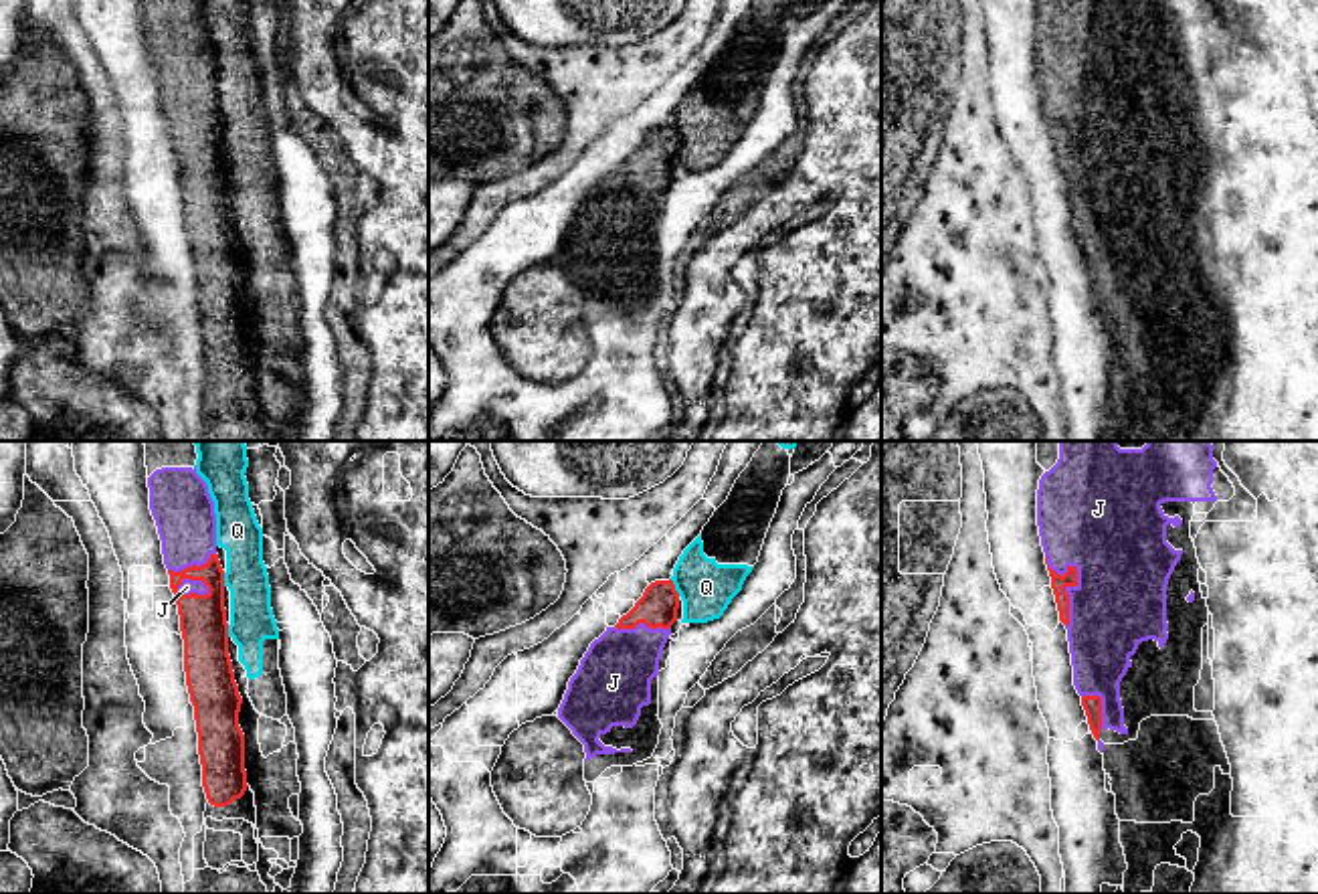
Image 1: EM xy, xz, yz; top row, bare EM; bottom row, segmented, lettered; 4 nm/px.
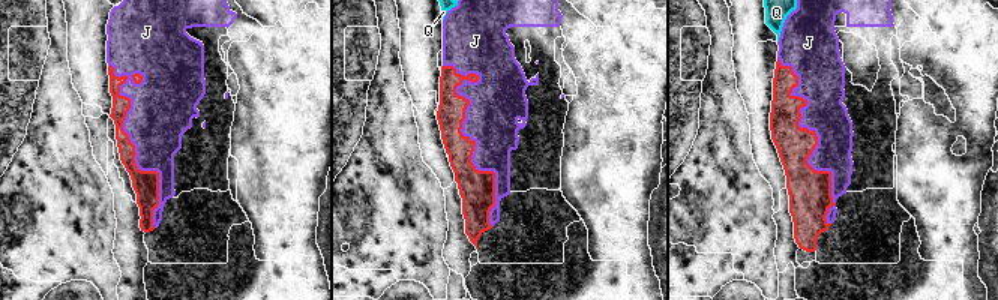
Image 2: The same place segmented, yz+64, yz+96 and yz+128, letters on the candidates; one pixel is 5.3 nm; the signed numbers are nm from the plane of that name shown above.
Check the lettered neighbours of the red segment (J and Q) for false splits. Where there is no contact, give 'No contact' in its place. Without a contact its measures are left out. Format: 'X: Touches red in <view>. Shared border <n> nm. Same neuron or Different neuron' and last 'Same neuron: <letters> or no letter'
J: Touches red in yz. Shared border 300 nm. Same neuron
Q: Touches red in xz. Shared border 80 nm. Different neuron
Same neuron: J

